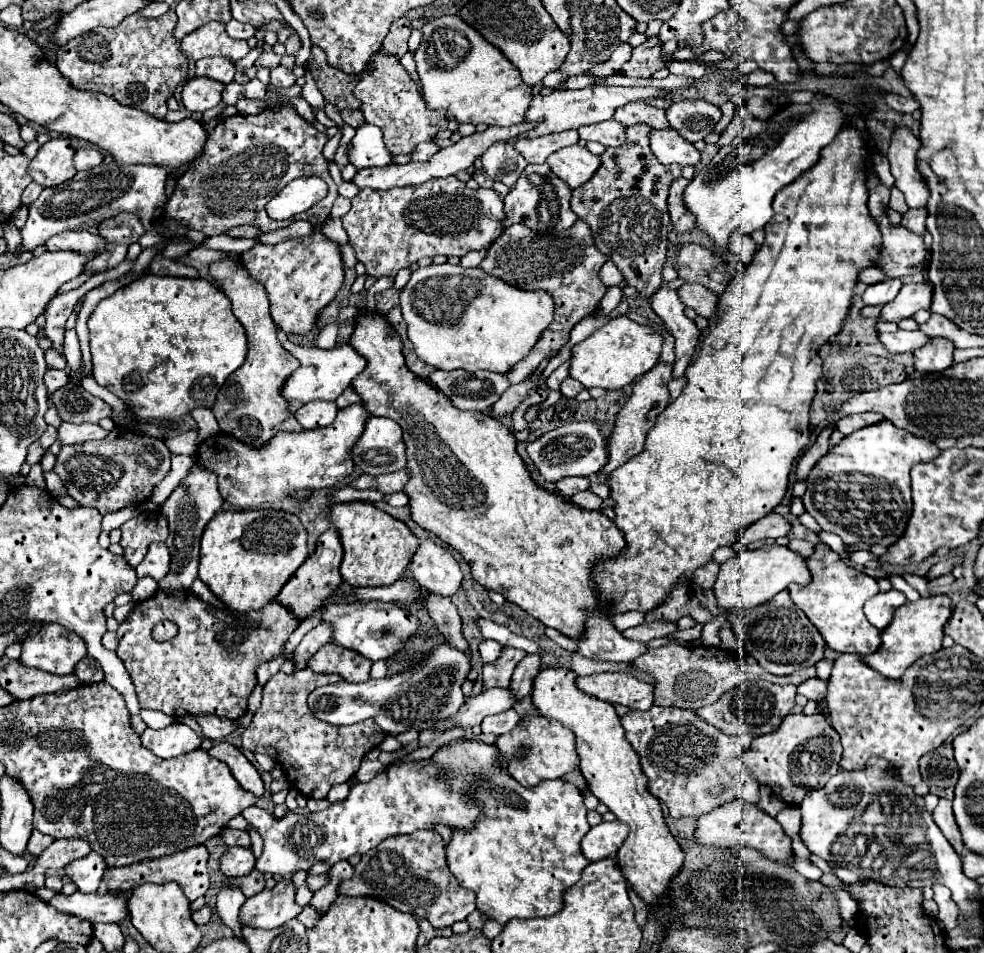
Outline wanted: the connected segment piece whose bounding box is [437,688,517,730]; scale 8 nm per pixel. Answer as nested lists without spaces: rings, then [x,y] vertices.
[[[487,688],[477,696],[465,700],[459,712],[449,720],[449,724],[437,724],[437,728],[451,728],[451,726],[479,726],[481,720],[489,714],[499,714],[515,704],[515,694],[511,688]]]

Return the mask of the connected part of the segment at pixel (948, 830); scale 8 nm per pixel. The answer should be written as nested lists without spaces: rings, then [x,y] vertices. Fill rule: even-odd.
[[[939,800],[937,808],[933,810],[933,820],[935,824],[941,828],[941,832],[945,834],[945,838],[951,842],[953,848],[958,854],[961,854],[964,848],[961,834],[957,824],[955,824],[955,818],[953,818],[953,810],[951,810],[951,802],[949,800]]]

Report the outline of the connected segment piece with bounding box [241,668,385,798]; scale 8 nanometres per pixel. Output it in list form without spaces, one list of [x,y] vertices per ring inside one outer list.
[[[303,668],[293,674],[277,672],[263,686],[263,702],[253,714],[251,724],[243,730],[243,750],[253,754],[267,754],[281,764],[287,780],[307,798],[325,798],[333,784],[347,782],[359,770],[361,758],[385,738],[381,728],[373,720],[365,720],[353,726],[333,726],[317,720],[307,706],[307,696],[323,686],[339,682],[337,674],[315,674]]]

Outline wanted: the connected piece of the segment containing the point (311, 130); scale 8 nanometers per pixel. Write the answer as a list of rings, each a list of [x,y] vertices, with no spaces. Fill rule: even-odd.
[[[291,104],[267,108],[249,118],[235,114],[213,128],[201,160],[193,164],[193,170],[185,172],[177,180],[177,188],[169,196],[163,212],[167,218],[187,224],[193,230],[201,230],[205,236],[223,234],[225,230],[243,224],[271,232],[285,224],[271,220],[265,212],[265,204],[283,186],[287,186],[287,182],[299,176],[317,176],[327,182],[329,192],[311,210],[299,214],[297,218],[309,220],[313,226],[321,226],[331,214],[331,206],[339,196],[337,184],[333,182],[329,164],[323,156],[325,142],[327,136],[303,120]]]

